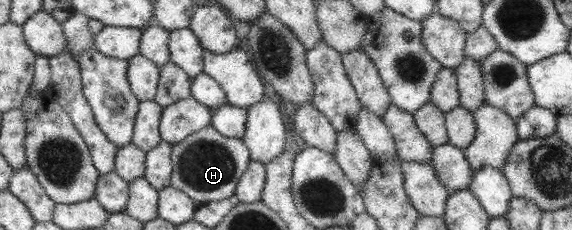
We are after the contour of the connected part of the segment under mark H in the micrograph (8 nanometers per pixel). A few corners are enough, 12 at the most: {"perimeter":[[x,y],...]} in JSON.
{"perimeter":[[209,125],[173,145],[172,186],[199,204],[236,195],[243,139]]}

